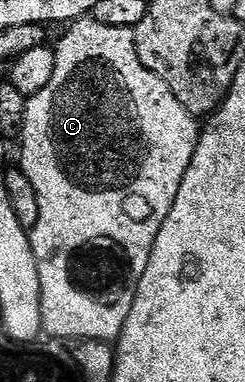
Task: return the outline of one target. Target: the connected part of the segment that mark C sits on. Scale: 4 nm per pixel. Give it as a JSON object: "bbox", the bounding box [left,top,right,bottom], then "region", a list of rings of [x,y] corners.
{"bbox":[17,18,201,342],"region":[[[80,18],[74,21],[68,28],[71,29],[60,38],[59,44],[56,43],[54,45],[57,70],[53,70],[53,78],[49,81],[49,86],[45,86],[45,90],[41,90],[36,96],[28,99],[25,126],[23,127],[21,137],[23,145],[19,148],[19,160],[17,160],[17,164],[18,167],[23,169],[25,178],[29,178],[29,182],[33,182],[33,190],[37,190],[37,206],[41,206],[41,215],[37,217],[37,226],[30,229],[29,239],[31,241],[31,249],[35,255],[35,265],[39,268],[39,301],[41,302],[41,318],[43,319],[42,331],[44,333],[48,332],[46,334],[48,337],[55,337],[57,339],[105,340],[115,342],[118,341],[119,335],[123,332],[125,322],[129,318],[129,310],[133,310],[135,286],[141,282],[141,274],[145,274],[145,266],[149,266],[149,254],[153,254],[153,242],[157,242],[157,234],[161,234],[161,226],[165,222],[165,218],[169,218],[169,210],[173,210],[173,202],[177,202],[177,190],[181,190],[181,178],[185,178],[185,170],[189,170],[189,162],[193,162],[193,154],[197,150],[201,124],[196,117],[189,114],[189,110],[185,110],[185,106],[181,106],[181,102],[177,102],[173,90],[169,90],[167,83],[161,78],[157,78],[157,74],[150,72],[141,62],[141,58],[137,58],[135,33],[132,29],[105,26],[105,22],[97,22],[93,18]]]}

